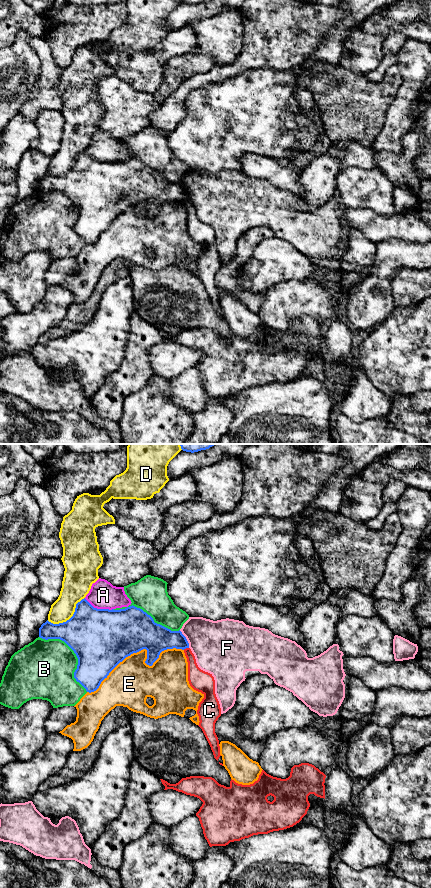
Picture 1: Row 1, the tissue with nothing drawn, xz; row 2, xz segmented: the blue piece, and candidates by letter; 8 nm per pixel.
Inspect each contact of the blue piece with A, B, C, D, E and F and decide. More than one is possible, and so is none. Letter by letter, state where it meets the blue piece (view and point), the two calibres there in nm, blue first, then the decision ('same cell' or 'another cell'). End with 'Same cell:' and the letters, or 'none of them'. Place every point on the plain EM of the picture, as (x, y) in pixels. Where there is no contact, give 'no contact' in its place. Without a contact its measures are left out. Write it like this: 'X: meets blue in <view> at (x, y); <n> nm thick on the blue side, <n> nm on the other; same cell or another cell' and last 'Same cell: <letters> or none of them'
A: meets blue in xz at (99, 161); 480 nm thick on the blue side, 220 nm on the other; another cell
B: meets blue in xz at (75, 205); 480 nm thick on the blue side, 440 nm on the other; another cell
C: meets blue in xz at (185, 200); 220 nm thick on the blue side, 140 nm on the other; another cell
D: meets blue in xz at (70, 170); 440 nm thick on the blue side, 200 nm on the other; another cell
E: meets blue in xz at (141, 201); 400 nm thick on the blue side, 320 nm on the other; another cell
F: meets blue in xz at (186, 191); 240 nm thick on the blue side, 400 nm on the other; another cell
Same cell: none of them

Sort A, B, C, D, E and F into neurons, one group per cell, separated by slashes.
A / B / C / D / E / F

